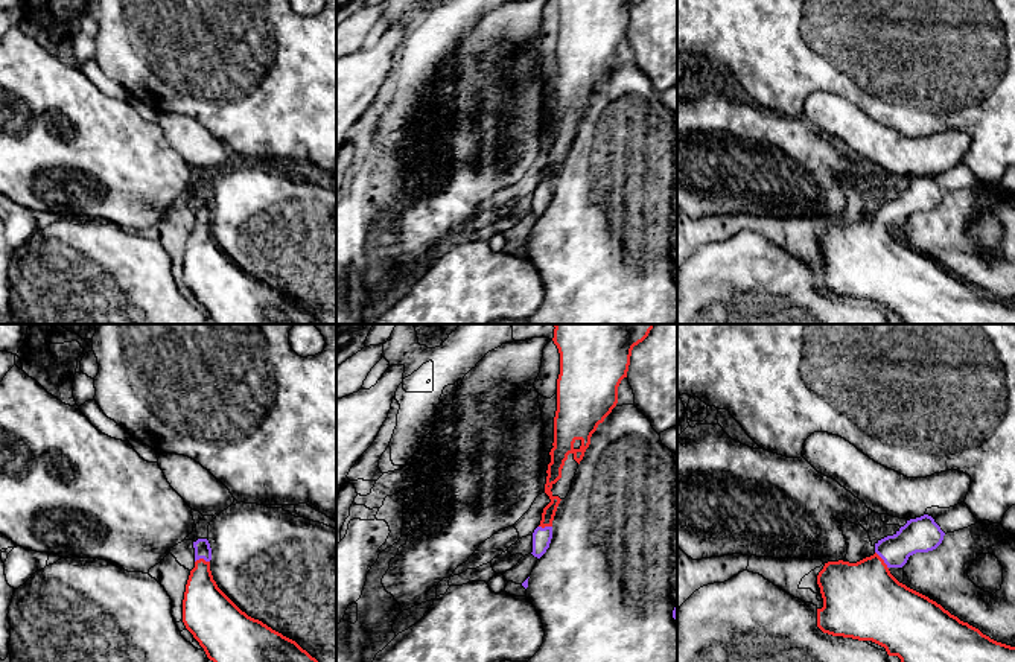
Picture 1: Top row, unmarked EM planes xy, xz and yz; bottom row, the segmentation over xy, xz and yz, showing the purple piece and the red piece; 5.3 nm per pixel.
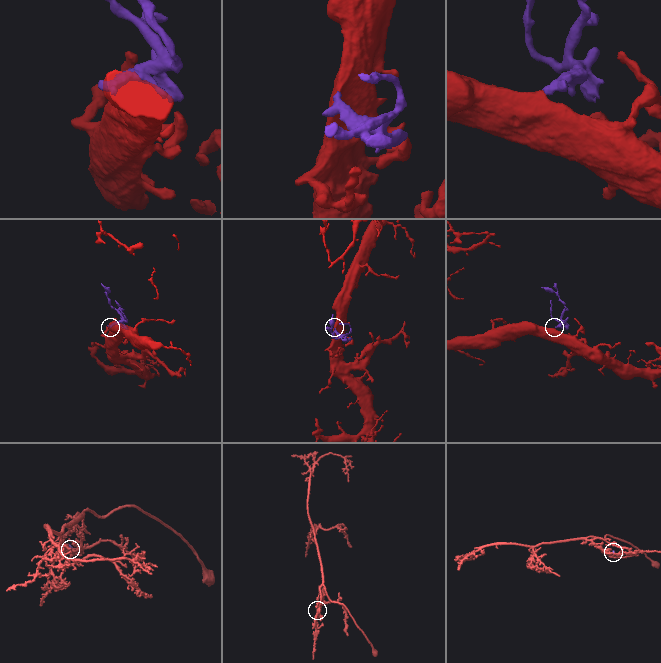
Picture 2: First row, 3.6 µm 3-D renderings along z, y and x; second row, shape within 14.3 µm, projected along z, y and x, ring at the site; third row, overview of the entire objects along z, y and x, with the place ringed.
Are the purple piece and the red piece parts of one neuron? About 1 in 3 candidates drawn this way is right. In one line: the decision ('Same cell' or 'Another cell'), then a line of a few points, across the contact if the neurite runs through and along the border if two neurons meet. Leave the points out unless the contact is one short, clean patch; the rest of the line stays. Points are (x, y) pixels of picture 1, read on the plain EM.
Same cell. Line: yz (921, 194), (912, 197), (883, 218), (869, 238), (863, 259)

